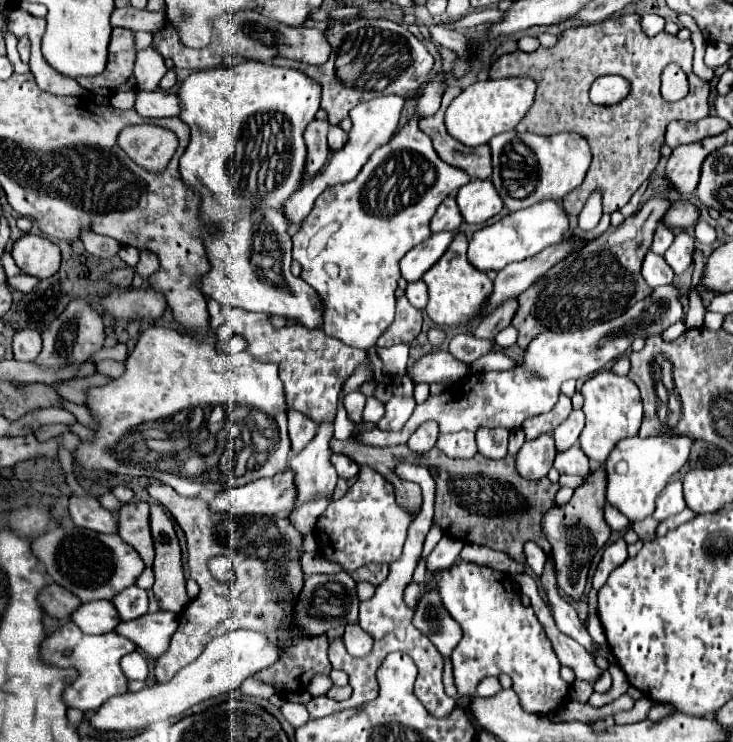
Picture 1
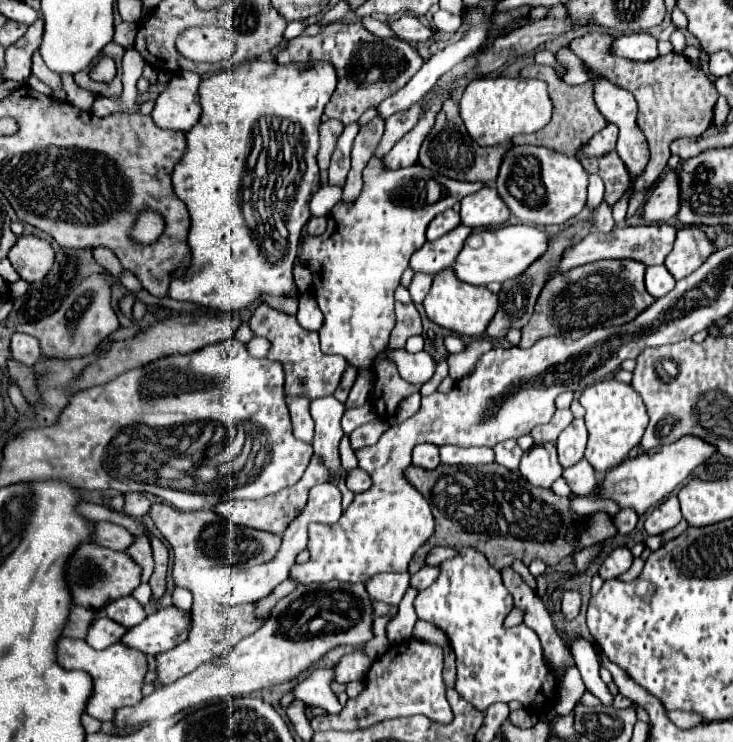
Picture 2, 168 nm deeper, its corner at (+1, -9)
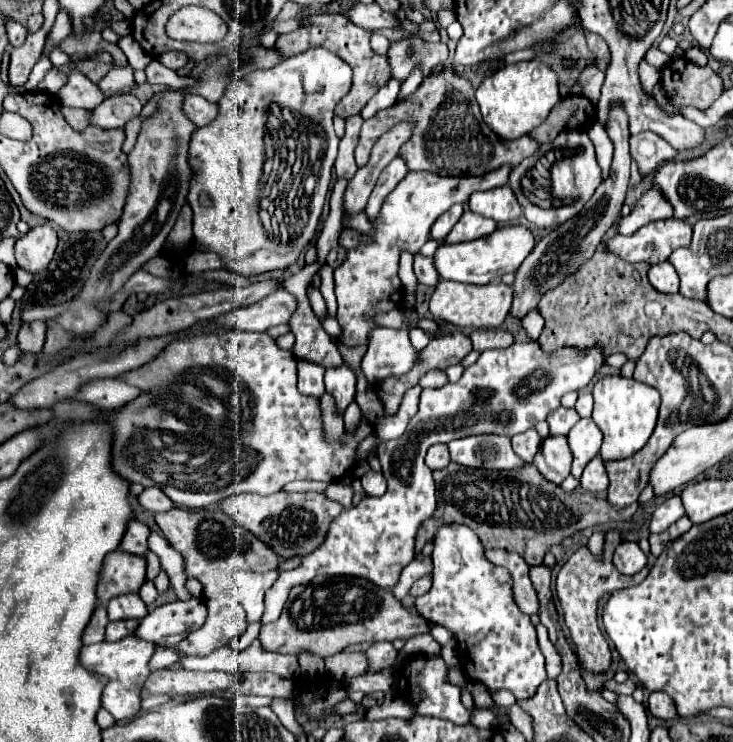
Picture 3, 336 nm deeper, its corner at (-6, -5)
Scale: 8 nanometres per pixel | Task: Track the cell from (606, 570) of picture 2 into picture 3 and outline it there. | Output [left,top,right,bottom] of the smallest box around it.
[613,542,647,574]

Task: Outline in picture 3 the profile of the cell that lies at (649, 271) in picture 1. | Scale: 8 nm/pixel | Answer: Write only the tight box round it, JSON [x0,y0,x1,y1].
[649,262,679,294]

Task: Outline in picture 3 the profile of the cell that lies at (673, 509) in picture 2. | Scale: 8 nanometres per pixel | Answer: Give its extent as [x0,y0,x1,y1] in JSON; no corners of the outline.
[649,496,685,534]

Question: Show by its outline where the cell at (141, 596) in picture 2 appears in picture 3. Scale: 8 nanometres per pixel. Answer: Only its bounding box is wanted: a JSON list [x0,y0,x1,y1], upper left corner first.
[139,580,157,604]

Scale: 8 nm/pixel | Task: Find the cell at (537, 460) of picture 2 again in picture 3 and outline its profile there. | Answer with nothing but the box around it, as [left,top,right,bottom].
[533,436,571,484]

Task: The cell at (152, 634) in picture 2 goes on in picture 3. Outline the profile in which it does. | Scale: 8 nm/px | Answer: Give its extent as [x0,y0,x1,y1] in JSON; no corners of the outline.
[135,600,207,648]

